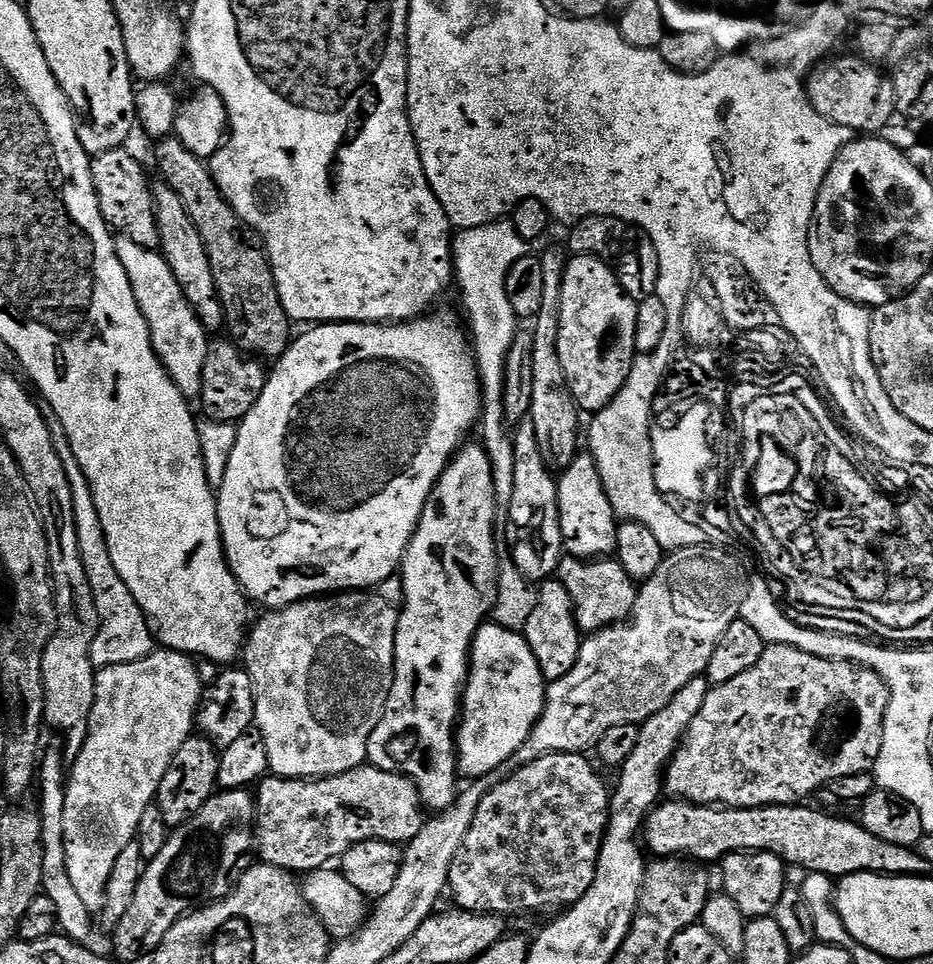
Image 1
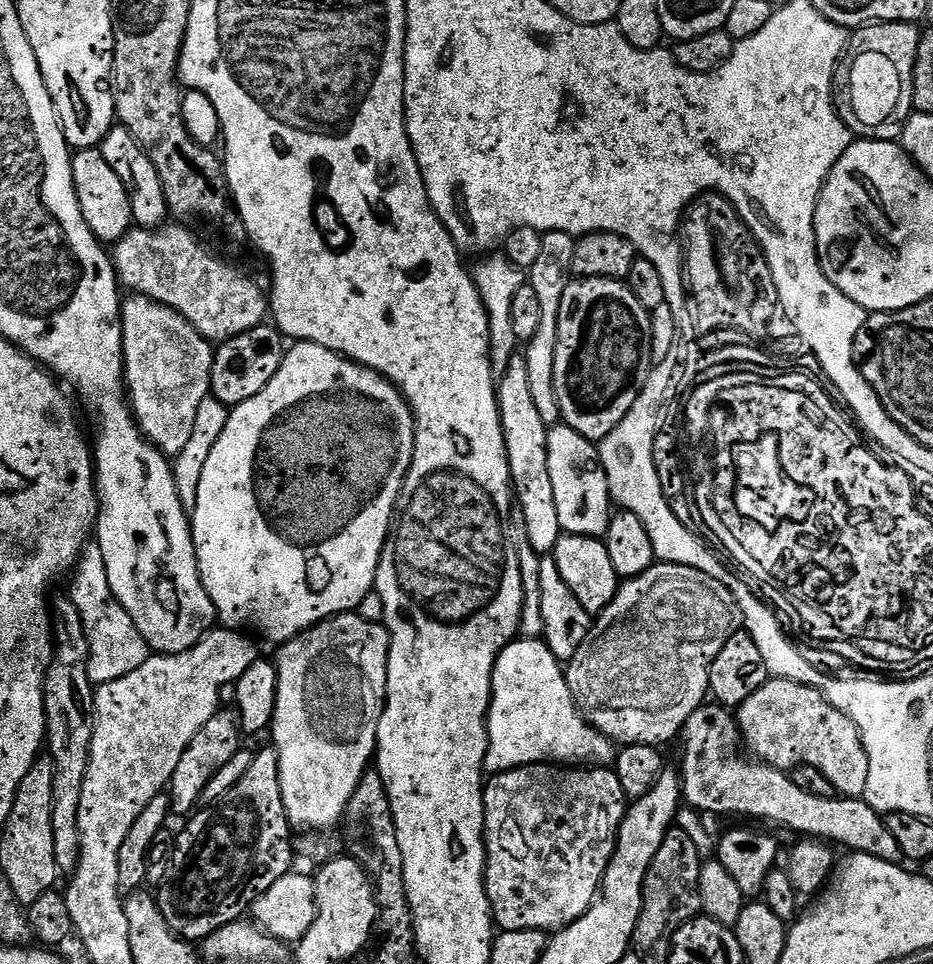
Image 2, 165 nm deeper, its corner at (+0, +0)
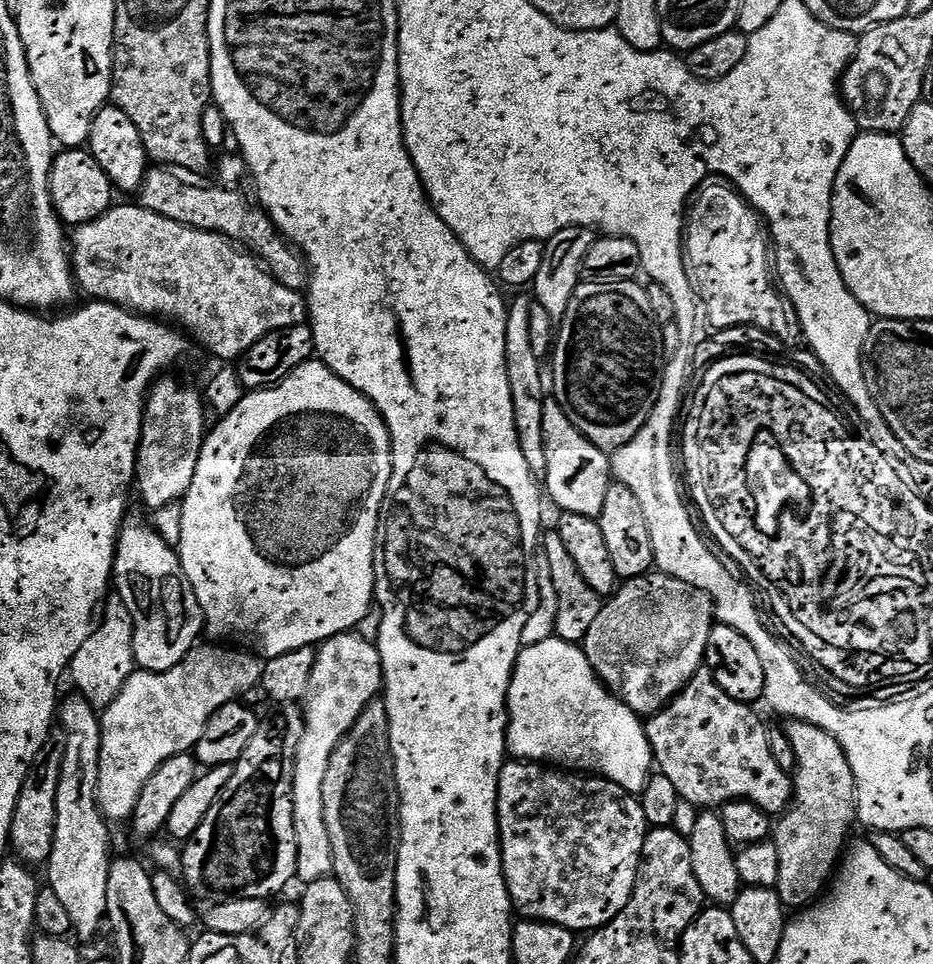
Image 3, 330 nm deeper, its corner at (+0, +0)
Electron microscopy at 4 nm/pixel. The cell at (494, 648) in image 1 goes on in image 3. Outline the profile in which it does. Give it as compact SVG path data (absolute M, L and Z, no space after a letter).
M559 638L529 644L520 649L520 657L516 660L516 665L512 671L512 684L508 688L508 752L511 755L516 755L513 757L520 762L547 762L552 766L563 766L576 774L603 776L605 780L613 780L615 784L622 786L622 790L633 794L644 791L648 777L654 771L652 747L648 741L645 721L632 712L630 706L623 704L613 692L609 692L605 688L604 683L597 678L596 672L590 666L590 662L580 644L571 644Z

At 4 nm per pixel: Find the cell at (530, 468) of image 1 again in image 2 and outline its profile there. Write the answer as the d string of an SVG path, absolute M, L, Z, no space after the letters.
M516 354L509 362L505 373L498 377L496 401L500 407L500 425L504 431L514 500L526 516L530 545L538 553L551 553L562 533L558 522L558 506L554 506L554 485L550 483L549 425L542 422L534 397L530 394L530 378L523 355Z

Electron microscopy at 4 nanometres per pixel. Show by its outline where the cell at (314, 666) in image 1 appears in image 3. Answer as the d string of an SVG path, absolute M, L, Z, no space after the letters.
M355 631L332 636L319 645L316 661L310 674L308 695L302 701L304 733L296 755L296 773L292 783L294 802L294 834L298 846L296 875L305 885L326 880L333 875L330 830L326 830L322 782L334 750L364 713L364 707L381 695L384 671L380 665L380 649Z

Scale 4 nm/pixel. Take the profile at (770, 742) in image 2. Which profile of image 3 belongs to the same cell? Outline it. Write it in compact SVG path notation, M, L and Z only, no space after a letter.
M789 719L787 724L786 733L796 755L794 795L774 828L774 843L778 846L778 882L774 891L780 895L785 909L803 910L825 891L826 885L833 879L834 869L846 848L844 839L847 838L852 823L857 823L856 783L854 770L850 770L850 762L842 746L829 732L801 720Z

